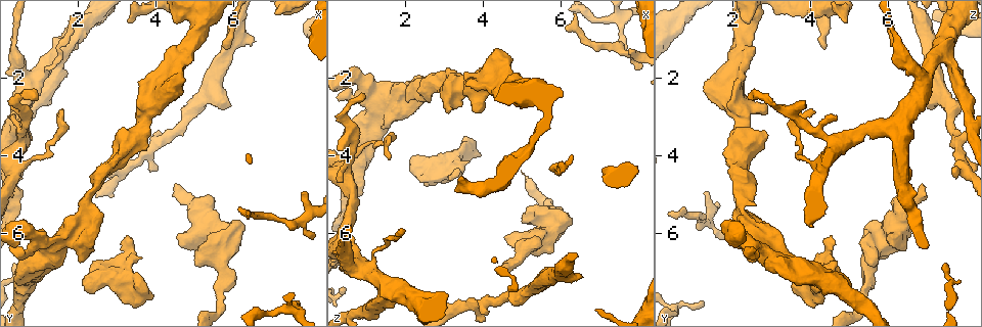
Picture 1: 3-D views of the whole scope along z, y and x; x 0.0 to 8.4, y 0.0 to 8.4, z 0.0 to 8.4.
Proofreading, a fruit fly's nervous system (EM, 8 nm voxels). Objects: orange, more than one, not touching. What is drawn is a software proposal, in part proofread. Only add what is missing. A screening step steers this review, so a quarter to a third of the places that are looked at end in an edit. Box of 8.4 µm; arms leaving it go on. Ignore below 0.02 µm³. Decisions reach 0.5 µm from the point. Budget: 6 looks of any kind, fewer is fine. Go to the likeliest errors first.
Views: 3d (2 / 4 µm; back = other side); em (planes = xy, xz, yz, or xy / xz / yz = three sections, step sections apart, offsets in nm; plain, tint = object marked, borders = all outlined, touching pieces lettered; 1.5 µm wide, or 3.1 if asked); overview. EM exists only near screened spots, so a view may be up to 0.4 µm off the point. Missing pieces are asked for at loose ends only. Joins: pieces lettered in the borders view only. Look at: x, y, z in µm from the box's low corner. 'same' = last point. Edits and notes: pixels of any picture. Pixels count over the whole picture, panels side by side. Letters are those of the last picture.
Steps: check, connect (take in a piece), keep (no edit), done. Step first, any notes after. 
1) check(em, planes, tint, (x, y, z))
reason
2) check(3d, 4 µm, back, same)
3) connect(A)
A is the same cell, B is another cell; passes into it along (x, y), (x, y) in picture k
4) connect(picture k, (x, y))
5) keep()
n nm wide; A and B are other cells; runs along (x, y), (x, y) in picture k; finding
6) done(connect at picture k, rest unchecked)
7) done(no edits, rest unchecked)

check(em, xy, step 4, borders, (4.50, 4.70, 6.85))

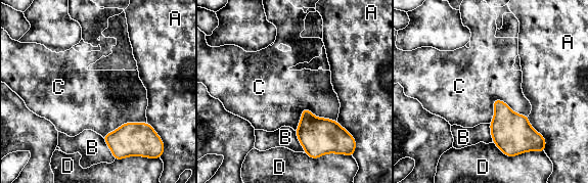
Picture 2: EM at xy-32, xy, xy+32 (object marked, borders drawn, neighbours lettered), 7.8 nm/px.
check(em, planes, borders, same)
another direction

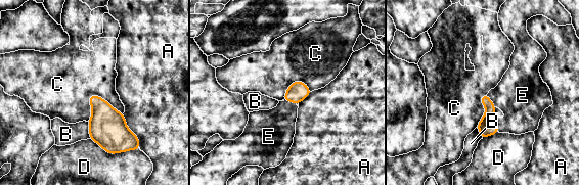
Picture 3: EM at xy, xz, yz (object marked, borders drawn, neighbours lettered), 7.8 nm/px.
connect(E)
D touches over 320 nm; E is the same cell, A, B, C and D are other cells; the cell continues

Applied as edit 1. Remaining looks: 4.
check(overview)
redraw

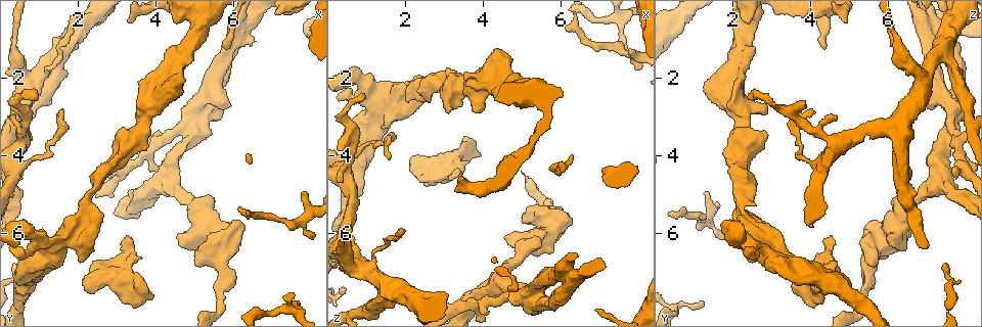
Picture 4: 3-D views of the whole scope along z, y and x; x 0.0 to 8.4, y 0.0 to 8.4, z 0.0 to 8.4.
check(em, planes, borders, (3.35, 0.55, 4.95))
end of a long branch

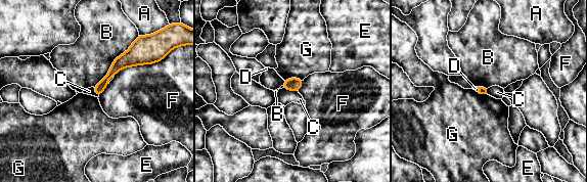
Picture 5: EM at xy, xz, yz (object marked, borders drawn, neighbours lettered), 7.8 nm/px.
keep()
A, B, C, D, E, F and G are other cells; runs along (148, 59), (123, 60), (95, 89) in picture 5; none of them fits

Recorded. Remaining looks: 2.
check(3d, 2 µm, back, (2.30, 7.50, 4.15))

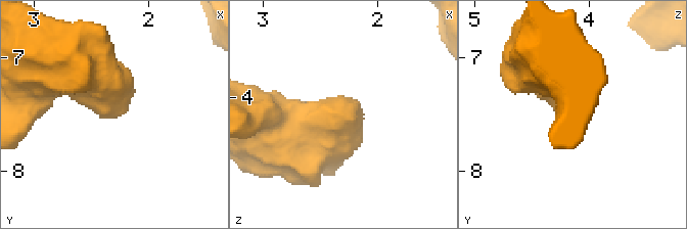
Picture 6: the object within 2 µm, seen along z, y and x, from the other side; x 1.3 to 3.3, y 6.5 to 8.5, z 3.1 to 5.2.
check(em, xy, step 4, borders, (2.22, 7.50, 4.16))

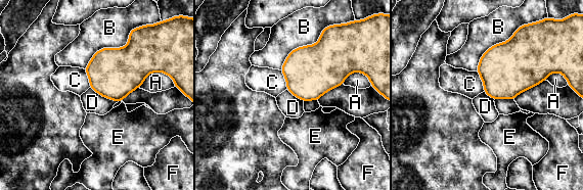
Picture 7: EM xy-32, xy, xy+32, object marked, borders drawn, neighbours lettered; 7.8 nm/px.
keep()
260 nm wide; A, B, C, D, E and F are other cells; border along (90, 87), (100, 95), (118, 101) in picture 7; no lettered piece goes on from it

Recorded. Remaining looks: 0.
done(connect at picture 3, rest unchecked)

